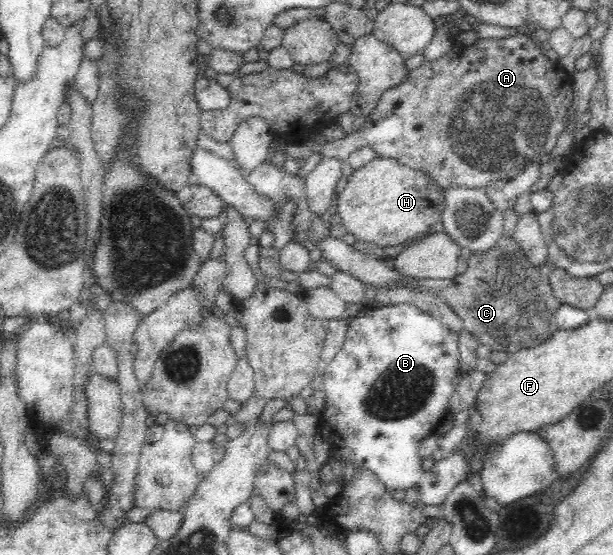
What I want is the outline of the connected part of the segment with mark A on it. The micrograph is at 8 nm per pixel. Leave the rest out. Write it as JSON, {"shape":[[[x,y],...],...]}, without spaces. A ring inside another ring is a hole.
{"shape":[[[518,34],[510,35],[500,40],[484,40],[478,38],[471,46],[464,48],[454,48],[450,50],[445,56],[438,59],[431,59],[429,57],[422,65],[414,70],[411,70],[404,76],[404,80],[398,86],[392,86],[388,90],[384,90],[380,94],[380,100],[376,102],[376,106],[370,110],[370,114],[366,116],[364,126],[360,129],[348,133],[344,138],[338,140],[326,141],[325,143],[316,143],[312,138],[305,139],[300,144],[286,145],[287,156],[292,158],[308,158],[313,153],[318,152],[321,156],[329,156],[330,158],[339,158],[346,161],[350,154],[354,153],[359,148],[372,148],[376,151],[378,157],[393,158],[398,162],[408,166],[408,168],[425,172],[436,184],[444,189],[449,186],[462,186],[465,188],[480,188],[486,189],[487,186],[495,180],[512,178],[515,174],[522,172],[525,166],[540,163],[542,155],[549,154],[550,150],[554,148],[558,134],[564,130],[566,126],[566,112],[572,104],[574,98],[572,92],[573,76],[567,73],[558,61],[549,60],[541,51],[541,48],[530,37]]]}

